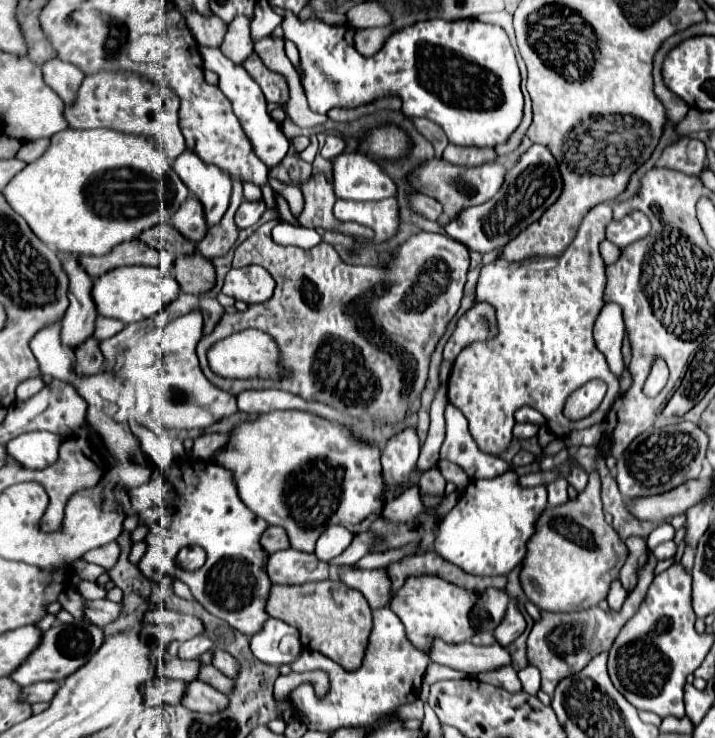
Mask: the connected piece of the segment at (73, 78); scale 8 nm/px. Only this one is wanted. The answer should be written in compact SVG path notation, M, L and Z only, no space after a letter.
M53 57L49 61L45 61L45 65L41 67L43 71L43 79L45 83L65 101L65 103L71 103L73 101L73 93L77 91L81 79L85 77L83 71L69 63L69 61L63 61L59 57Z

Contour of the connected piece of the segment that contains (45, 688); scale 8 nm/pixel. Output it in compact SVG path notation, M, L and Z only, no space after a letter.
M41 681L41 683L33 683L29 687L23 687L21 697L29 703L37 703L37 701L51 701L55 697L55 693L59 691L59 683L57 681Z

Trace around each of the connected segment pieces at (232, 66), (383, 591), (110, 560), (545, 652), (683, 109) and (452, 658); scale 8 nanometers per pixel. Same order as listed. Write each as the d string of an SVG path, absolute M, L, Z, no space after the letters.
M201 47L201 55L205 55L203 67L211 69L211 71L215 71L219 75L219 87L229 97L229 101L233 103L233 111L241 119L241 123L245 127L245 133L249 135L249 139L251 139L251 143L253 143L253 147L257 151L257 157L267 167L275 167L287 155L289 139L285 137L281 127L269 117L267 101L263 97L263 91L257 87L257 83L253 79L249 79L249 73L241 65L225 59L225 55L223 55L223 51L219 47Z
M339 565L337 573L341 583L359 589L365 595L371 609L381 609L389 605L393 581L387 569L361 569L355 565Z
M113 541L113 543L109 543L109 545L99 547L99 549L87 551L83 557L85 557L85 561L97 563L97 565L101 565L101 567L105 567L105 569L111 569L111 567L115 567L115 563L117 563L117 559L119 559L119 553L121 553L121 547L119 547L117 541Z
M651 555L649 567L641 569L637 587L627 595L621 611L603 611L599 607L593 607L589 611L577 611L577 613L549 613L541 611L541 621L537 621L531 629L531 635L527 639L527 657L529 663L535 665L541 671L541 691L547 695L553 695L555 687L561 679L567 675L579 673L595 653L601 653L603 649L609 649L617 637L617 633L623 629L623 625L637 613L639 605L643 603L647 595L647 587L653 581L653 567L655 557Z
M661 75L655 77L655 91L657 91L659 99L665 103L665 109L667 109L669 121L679 123L681 119L685 119L685 115L689 113L689 105L687 105L681 97L677 97L673 91L669 91L669 89L665 87L665 81L663 81Z
M435 641L431 649L431 661L447 665L451 669L465 671L473 677L481 671L497 671L501 667L511 665L511 653L507 647L499 643L489 647L477 647L471 641L459 645L447 645L443 641Z

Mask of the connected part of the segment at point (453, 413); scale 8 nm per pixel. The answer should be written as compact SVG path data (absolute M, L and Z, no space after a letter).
M447 402L445 409L446 435L440 449L440 459L455 461L471 479L501 475L509 465L499 457L481 453L468 430L468 421L463 413Z

